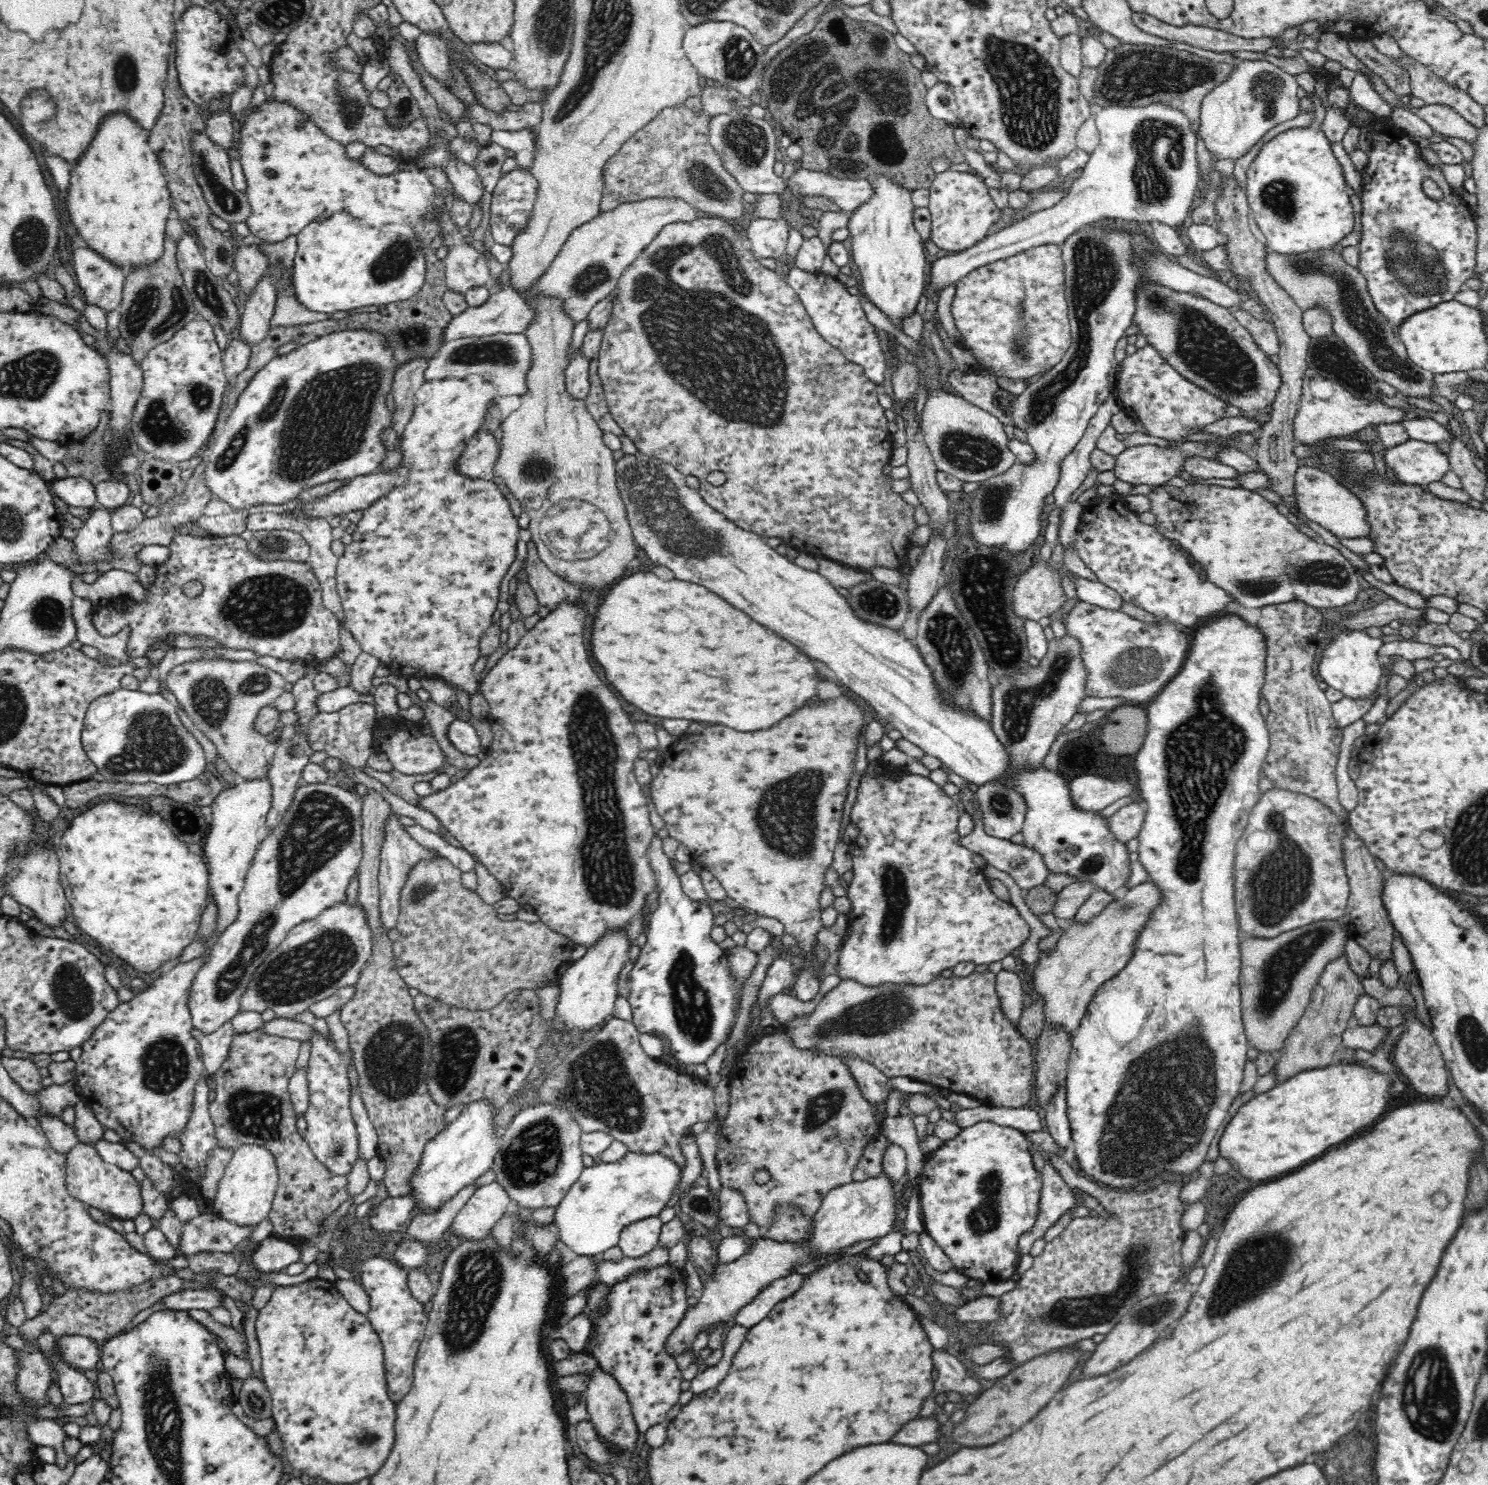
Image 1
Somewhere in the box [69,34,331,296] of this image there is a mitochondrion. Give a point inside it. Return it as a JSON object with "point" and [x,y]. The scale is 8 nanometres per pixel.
{"point":[228,203]}

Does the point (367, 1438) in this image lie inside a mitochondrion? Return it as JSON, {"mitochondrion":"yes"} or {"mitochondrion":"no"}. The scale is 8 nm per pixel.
{"mitochondrion":"yes"}

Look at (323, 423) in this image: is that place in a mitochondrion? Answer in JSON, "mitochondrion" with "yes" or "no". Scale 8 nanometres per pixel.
{"mitochondrion":"yes"}

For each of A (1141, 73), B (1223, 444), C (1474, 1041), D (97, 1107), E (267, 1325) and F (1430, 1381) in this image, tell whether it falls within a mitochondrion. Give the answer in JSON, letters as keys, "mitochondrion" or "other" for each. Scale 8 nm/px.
{"A":"mitochondrion","B":"other","C":"mitochondrion","D":"other","E":"other","F":"mitochondrion"}

